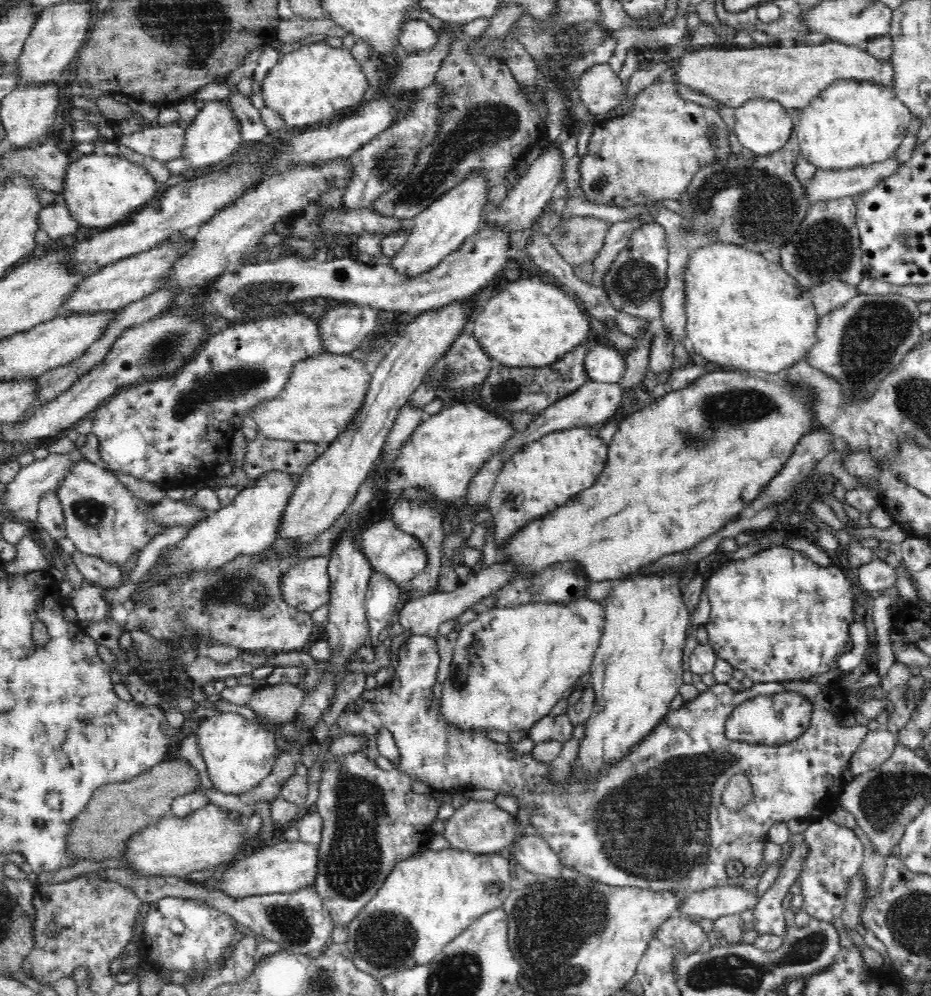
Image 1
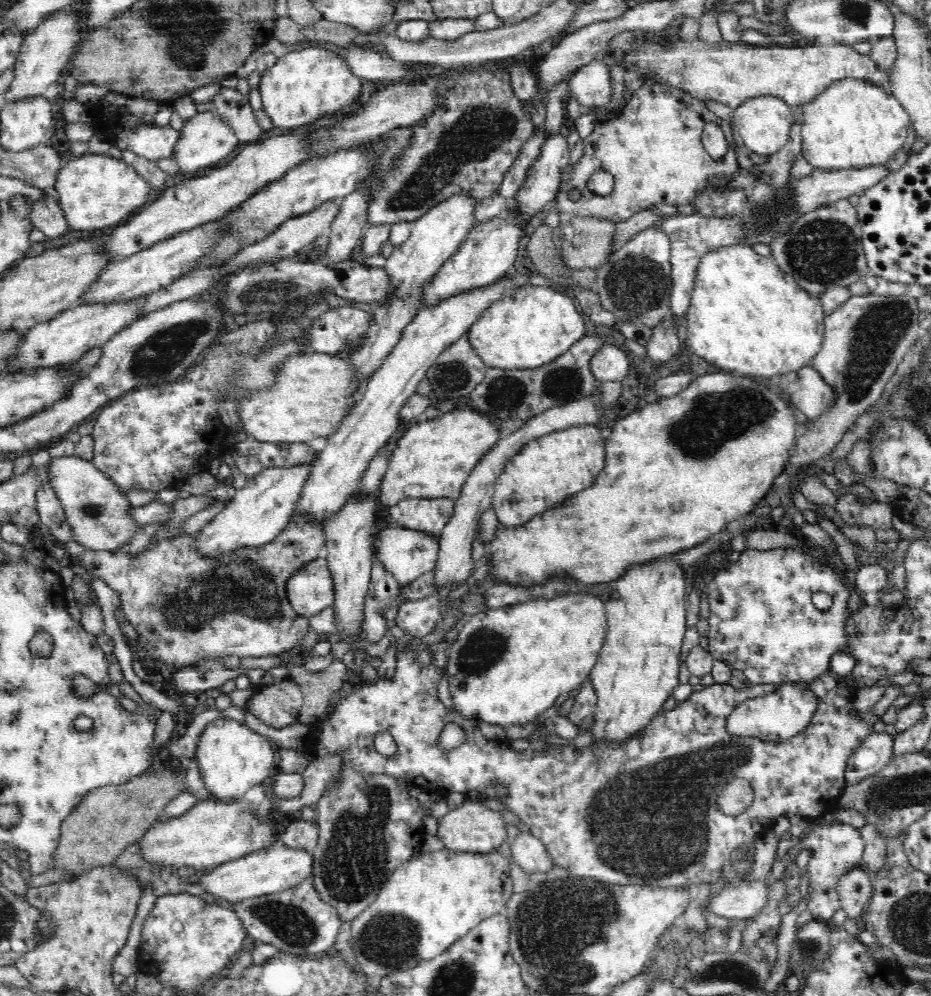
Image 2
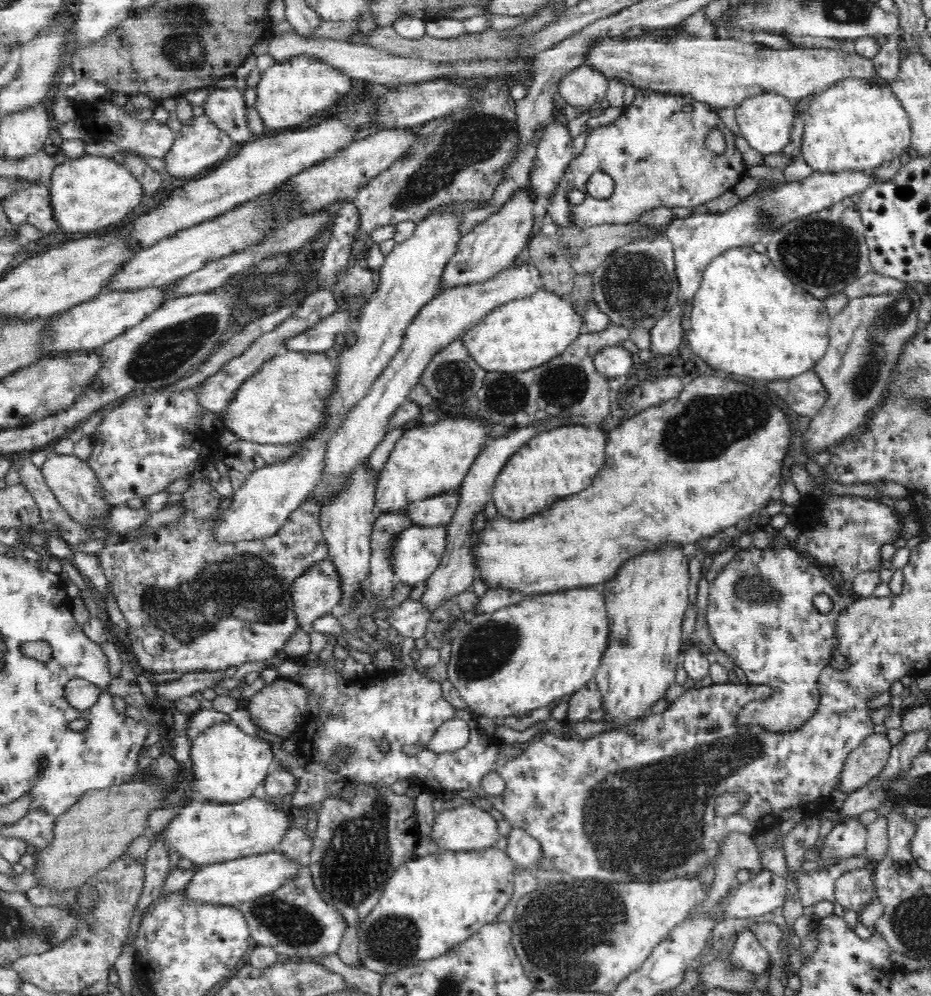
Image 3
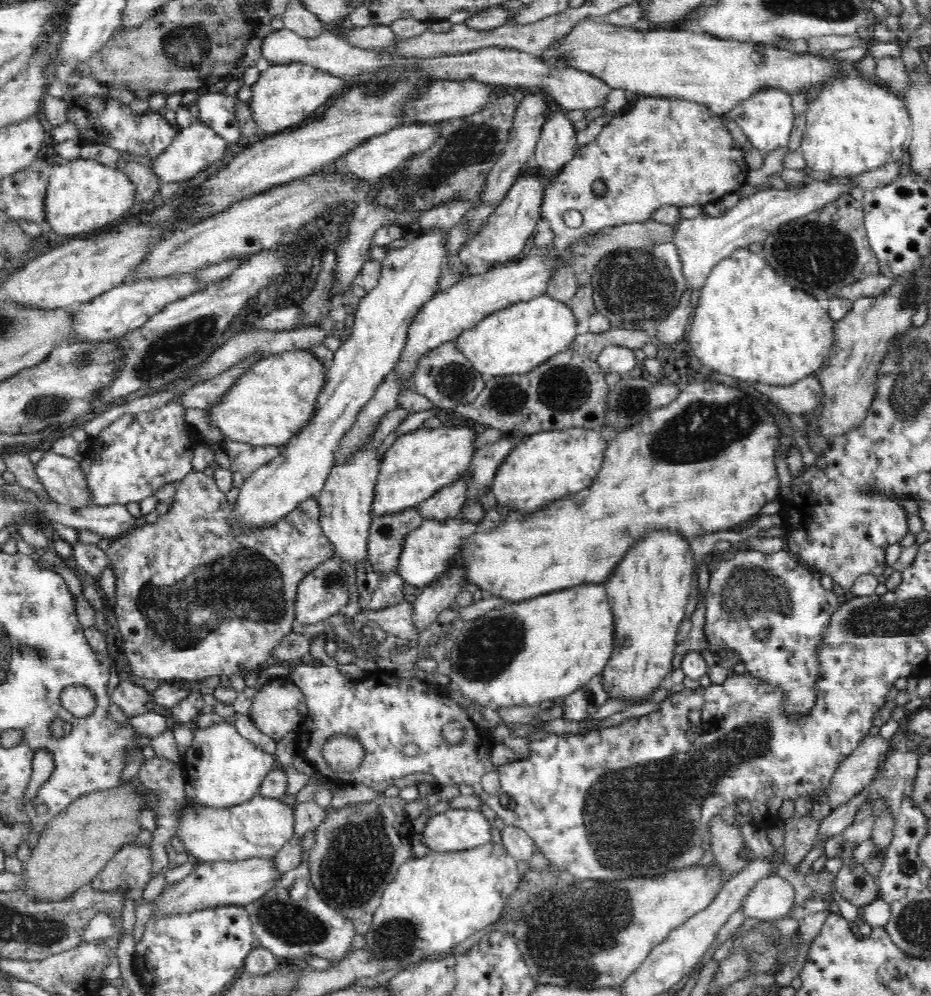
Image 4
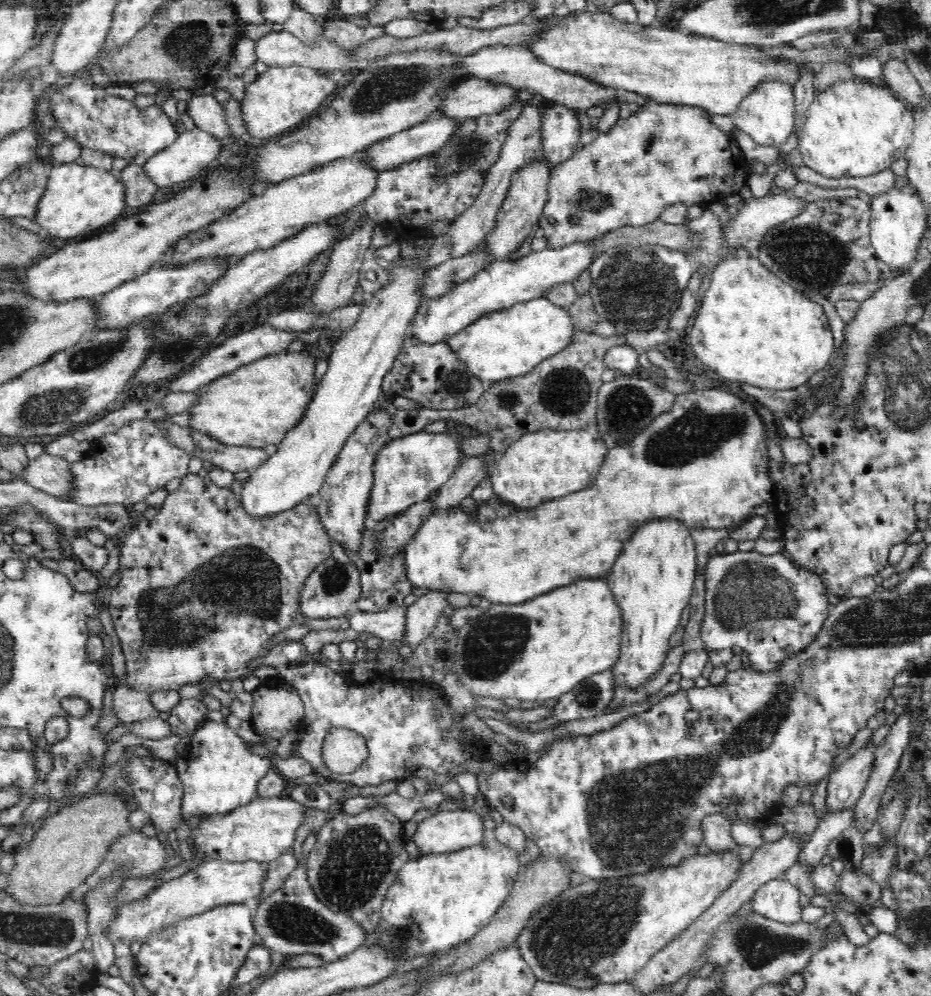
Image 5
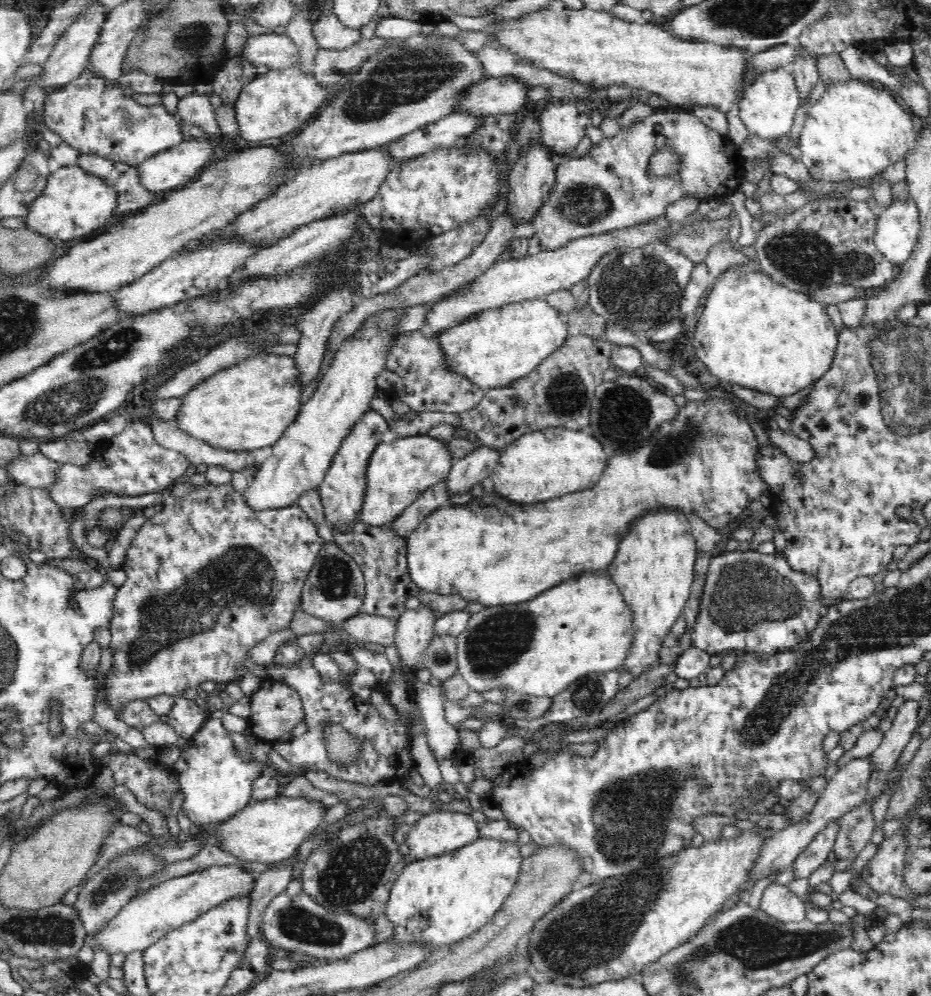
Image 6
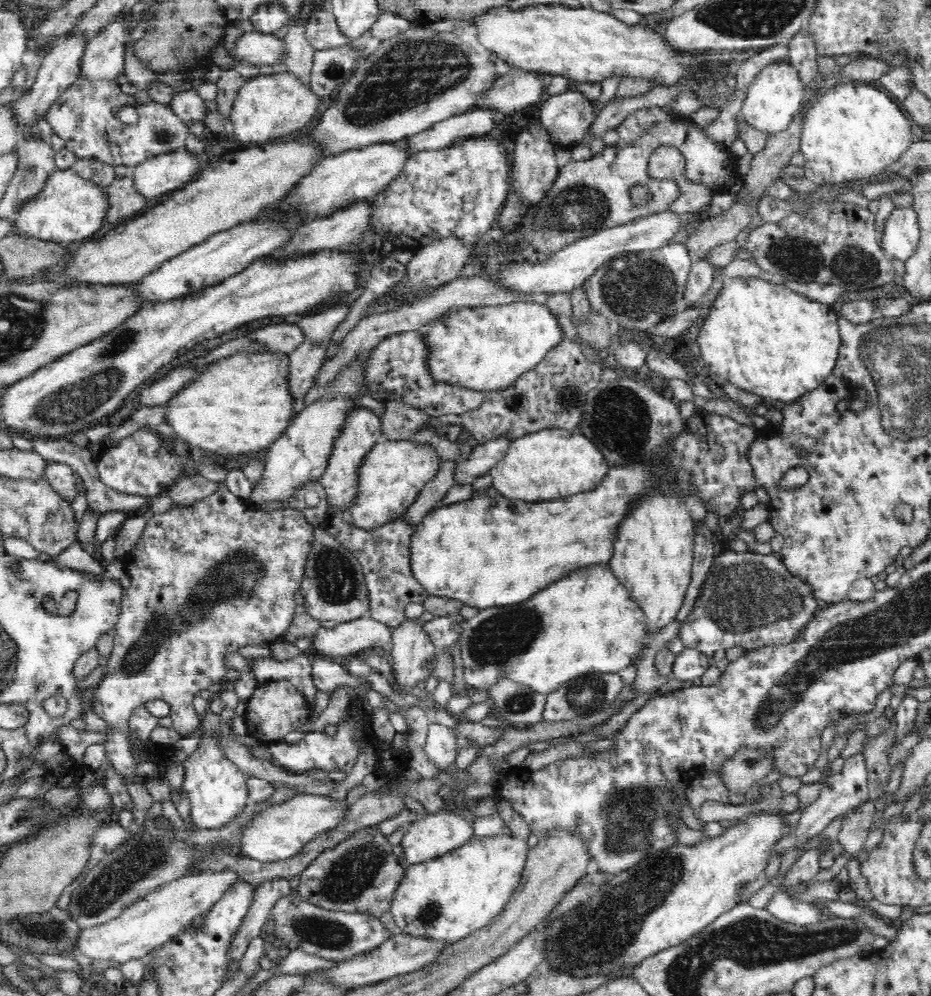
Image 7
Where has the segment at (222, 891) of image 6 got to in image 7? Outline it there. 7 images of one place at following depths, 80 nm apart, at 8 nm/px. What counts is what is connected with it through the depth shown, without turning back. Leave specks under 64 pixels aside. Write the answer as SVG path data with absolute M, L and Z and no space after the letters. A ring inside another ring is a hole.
M232 869L201 871L167 881L160 888L146 893L140 900L126 907L117 917L94 928L81 929L76 942L78 954L92 960L100 959L125 963L127 960L146 956L154 947L164 944L170 937L182 932L195 919L210 912L210 909L243 879Z

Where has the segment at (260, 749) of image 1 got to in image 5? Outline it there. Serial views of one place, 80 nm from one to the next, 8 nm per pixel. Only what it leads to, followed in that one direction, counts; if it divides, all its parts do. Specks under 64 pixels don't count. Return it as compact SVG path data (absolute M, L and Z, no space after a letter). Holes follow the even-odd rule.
M209 717L192 734L190 744L176 763L184 783L182 816L185 820L202 815L219 815L248 804L257 797L258 784L274 768L268 756L248 750L246 742L221 718Z

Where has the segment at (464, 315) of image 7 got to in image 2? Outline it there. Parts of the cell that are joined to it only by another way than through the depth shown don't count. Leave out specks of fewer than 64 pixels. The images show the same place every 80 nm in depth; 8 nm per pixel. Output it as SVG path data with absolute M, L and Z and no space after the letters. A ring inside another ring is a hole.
M528 281L525 285L508 289L498 300L489 304L478 320L471 324L468 337L487 367L531 369L554 362L590 331L589 322L581 314L576 299L567 291L548 285L535 286Z

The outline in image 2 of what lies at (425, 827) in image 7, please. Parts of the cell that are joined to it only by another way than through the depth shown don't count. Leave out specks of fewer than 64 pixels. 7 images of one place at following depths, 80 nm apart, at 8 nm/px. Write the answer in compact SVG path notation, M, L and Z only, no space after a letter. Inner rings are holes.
M482 800L465 801L455 809L449 810L439 819L436 834L445 847L460 852L486 853L499 849L504 842L509 842L508 828L500 811L488 808Z

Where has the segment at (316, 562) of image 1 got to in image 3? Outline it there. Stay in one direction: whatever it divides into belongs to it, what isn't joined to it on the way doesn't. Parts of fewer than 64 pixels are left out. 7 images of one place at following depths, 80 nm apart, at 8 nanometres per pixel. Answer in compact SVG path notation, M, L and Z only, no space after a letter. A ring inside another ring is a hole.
M329 558L307 568L291 584L296 617L304 632L312 632L316 618L330 614L342 598L338 573Z

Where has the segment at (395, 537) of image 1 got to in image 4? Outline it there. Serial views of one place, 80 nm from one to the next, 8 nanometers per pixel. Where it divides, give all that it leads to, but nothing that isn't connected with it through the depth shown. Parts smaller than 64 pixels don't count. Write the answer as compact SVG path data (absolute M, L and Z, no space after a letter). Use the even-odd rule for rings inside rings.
M706 380L690 382L671 404L646 413L642 420L615 434L608 442L604 466L592 486L578 494L564 496L562 510L560 500L548 504L548 510L542 508L542 512L534 512L532 516L502 512L502 508L496 506L486 516L490 528L474 526L461 515L444 522L423 520L404 537L397 568L400 578L406 584L423 589L449 567L452 559L462 555L473 589L480 588L485 594L492 592L494 596L518 602L522 598L534 598L582 583L604 583L626 552L650 532L668 530L690 543L696 536L742 524L760 514L764 504L780 497L780 478L776 470L776 460L780 456L778 448L782 446L780 424L762 400L740 388Z

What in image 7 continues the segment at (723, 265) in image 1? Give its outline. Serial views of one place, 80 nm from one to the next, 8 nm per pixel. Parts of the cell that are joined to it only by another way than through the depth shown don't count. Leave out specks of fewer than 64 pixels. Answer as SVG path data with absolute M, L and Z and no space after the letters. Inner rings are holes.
M738 276L726 280L721 290L716 294L716 300L710 308L710 313L698 334L698 346L701 357L709 367L709 371L718 379L723 379L725 382L736 385L738 388L746 392L756 393L770 402L780 401L786 405L796 402L802 395L808 391L813 391L831 372L834 368L841 343L839 324L839 315L827 305L818 301L813 301L810 297L790 289L790 287L783 284L772 284L768 280L763 280L757 277Z

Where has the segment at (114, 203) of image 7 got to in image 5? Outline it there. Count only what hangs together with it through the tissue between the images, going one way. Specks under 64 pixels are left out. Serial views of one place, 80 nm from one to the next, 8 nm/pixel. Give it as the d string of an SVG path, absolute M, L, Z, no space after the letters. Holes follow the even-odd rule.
M132 164L122 170L121 180L127 187L127 207L142 207L151 204L160 192L152 177L146 173L144 167Z

